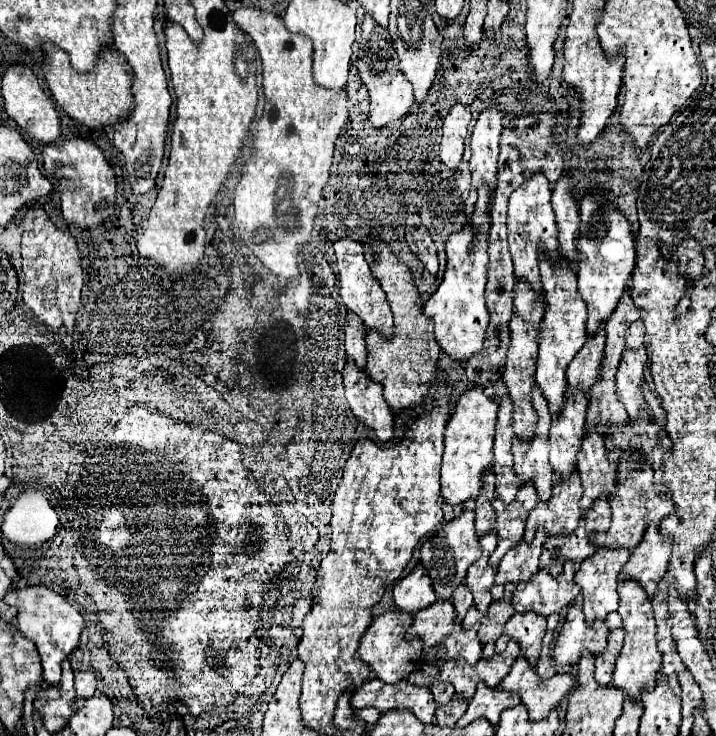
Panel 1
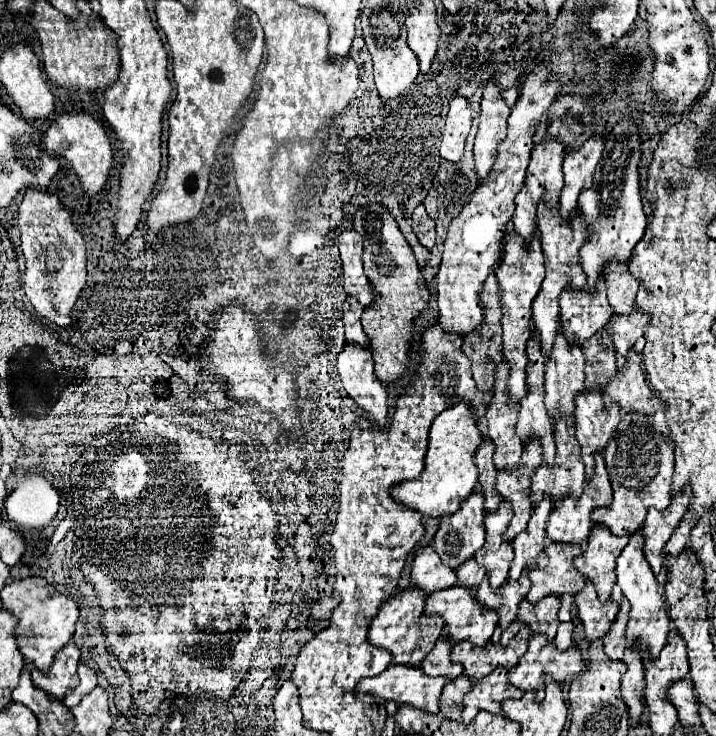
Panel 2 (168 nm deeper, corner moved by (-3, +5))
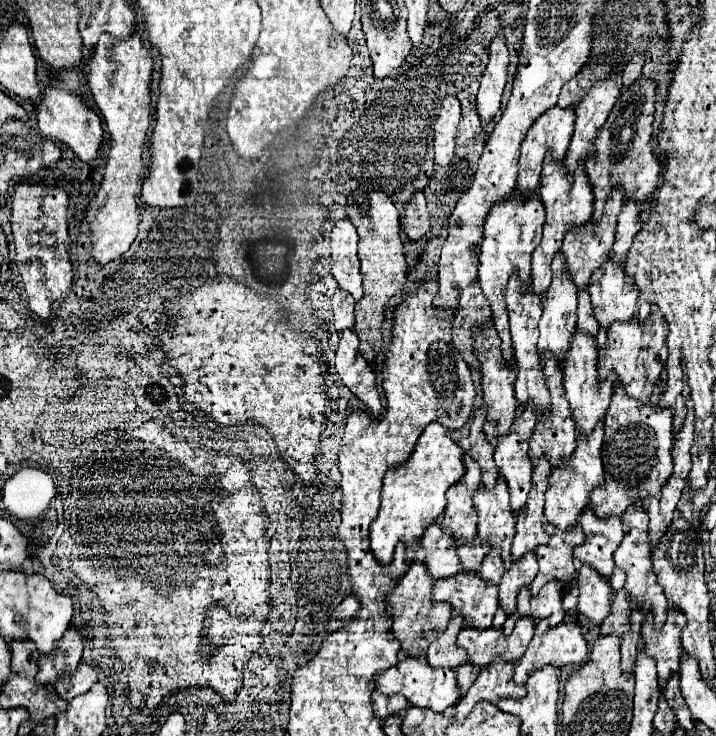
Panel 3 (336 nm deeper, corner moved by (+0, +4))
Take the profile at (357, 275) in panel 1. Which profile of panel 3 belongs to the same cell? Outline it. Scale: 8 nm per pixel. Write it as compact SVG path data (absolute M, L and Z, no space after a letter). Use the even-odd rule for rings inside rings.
M342 219L334 225L332 229L332 259L334 259L334 279L338 281L340 289L348 291L356 301L362 299L364 287L362 287L362 273L360 273L360 261L356 255L356 227L348 221ZM334 229L336 229L336 239L334 239Z

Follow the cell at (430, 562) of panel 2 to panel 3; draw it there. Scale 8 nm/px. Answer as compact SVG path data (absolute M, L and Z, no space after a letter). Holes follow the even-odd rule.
M432 523L424 531L420 545L424 549L424 565L434 581L452 577L460 571L456 545L448 539L448 531L442 531L438 523Z

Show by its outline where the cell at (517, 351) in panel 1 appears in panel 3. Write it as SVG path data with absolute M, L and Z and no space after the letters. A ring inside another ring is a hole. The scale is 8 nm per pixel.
M508 199L508 203L498 203L492 207L492 215L486 219L484 225L484 243L480 253L480 269L478 269L478 283L482 287L484 297L490 301L492 307L492 321L498 329L498 335L502 339L502 355L504 359L514 367L514 345L510 339L508 329L508 307L504 301L506 287L510 275L516 275L520 281L522 291L526 293L530 287L530 255L540 243L542 235L542 223L544 223L544 207L540 199Z

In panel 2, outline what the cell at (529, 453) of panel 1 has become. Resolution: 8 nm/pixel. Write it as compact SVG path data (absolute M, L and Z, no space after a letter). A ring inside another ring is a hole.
M535 330L531 332L531 338L527 340L527 394L521 400L519 410L519 422L517 422L517 434L523 442L529 438L539 438L543 446L543 460L547 464L553 464L555 458L555 438L553 438L553 424L551 418L547 418L547 410L543 404L543 372L545 372L545 358L539 346L539 334Z

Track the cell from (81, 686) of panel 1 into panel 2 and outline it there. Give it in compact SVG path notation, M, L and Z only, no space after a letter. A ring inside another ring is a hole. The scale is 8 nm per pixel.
M81 664L79 666L79 686L71 692L71 696L67 696L65 704L67 706L75 706L79 702L79 698L83 698L85 694L89 694L95 686L97 686L97 674L87 666L87 664Z

